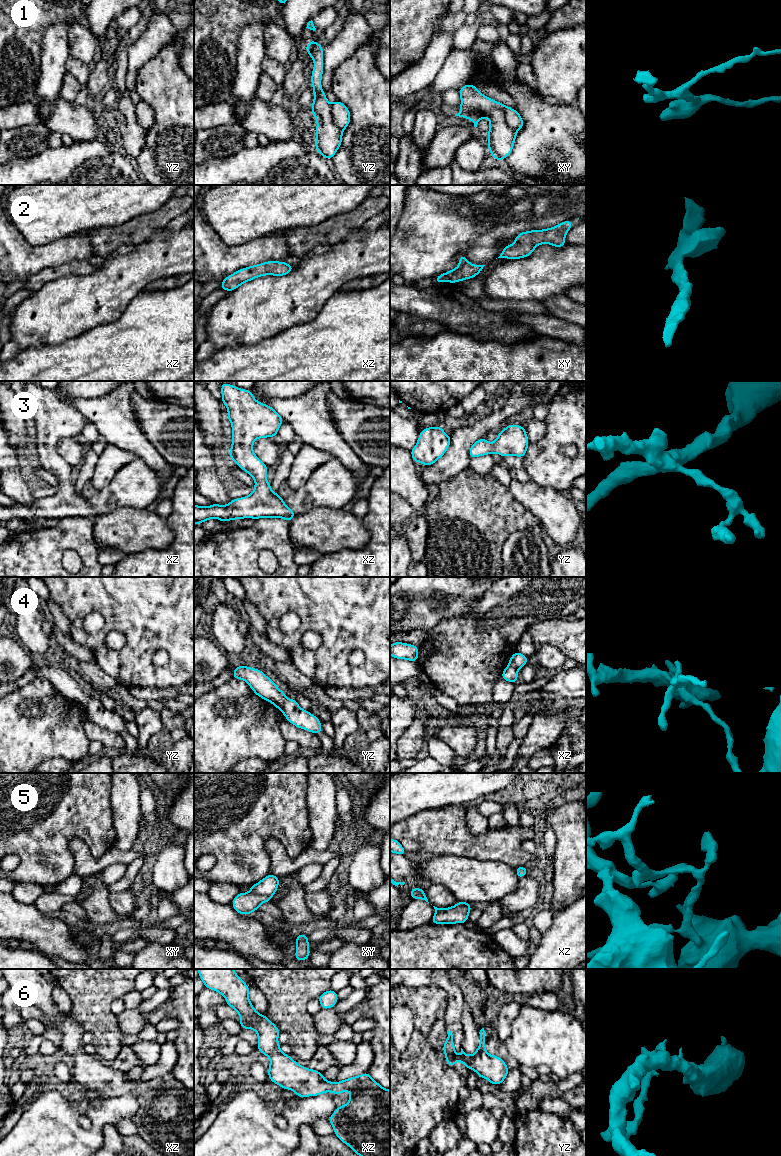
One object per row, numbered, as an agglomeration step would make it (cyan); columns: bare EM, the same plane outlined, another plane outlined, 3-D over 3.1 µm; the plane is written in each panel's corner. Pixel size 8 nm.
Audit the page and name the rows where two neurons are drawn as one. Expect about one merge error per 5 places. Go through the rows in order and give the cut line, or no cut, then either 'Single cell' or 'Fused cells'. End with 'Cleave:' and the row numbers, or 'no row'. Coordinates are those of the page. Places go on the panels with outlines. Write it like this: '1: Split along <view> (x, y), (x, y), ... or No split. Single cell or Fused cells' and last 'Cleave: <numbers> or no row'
1: Split along xy (504, 106), (505, 122), (516, 131). Fused cells
2: No split. Single cell
3: No split. Single cell
4: Split along yz (286, 698), (281, 708). Fused cells
5: Split along xy (249, 891), (270, 897). Fused cells
6: No split. Single cell
Cleave: 1, 4, 5

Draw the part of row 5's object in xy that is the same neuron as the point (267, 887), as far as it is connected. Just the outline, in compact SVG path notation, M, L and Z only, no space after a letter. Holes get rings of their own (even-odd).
M269 874L258 883L252 885L249 892L264 897L272 897L276 893L279 883L278 876Z

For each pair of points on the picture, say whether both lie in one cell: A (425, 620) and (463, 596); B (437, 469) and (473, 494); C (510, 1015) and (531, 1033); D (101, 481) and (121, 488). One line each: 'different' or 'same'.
A: same
B: different
C: different
D: different

